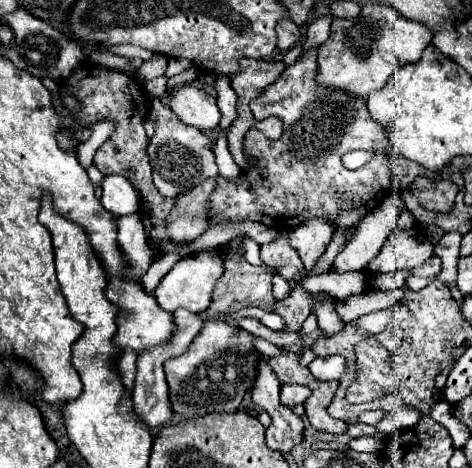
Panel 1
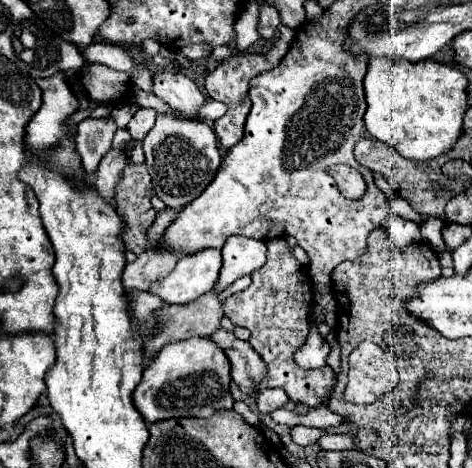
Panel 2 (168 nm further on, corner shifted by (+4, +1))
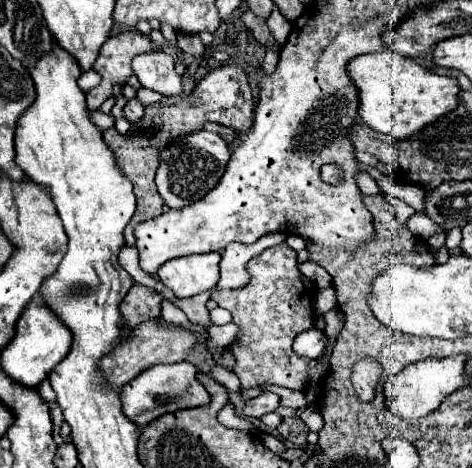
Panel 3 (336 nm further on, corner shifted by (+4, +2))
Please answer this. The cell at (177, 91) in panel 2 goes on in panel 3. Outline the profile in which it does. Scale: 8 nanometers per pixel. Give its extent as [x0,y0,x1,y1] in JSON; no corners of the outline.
[132,50,182,96]

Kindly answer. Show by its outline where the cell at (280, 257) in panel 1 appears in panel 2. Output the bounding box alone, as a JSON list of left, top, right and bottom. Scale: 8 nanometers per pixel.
[224,239,334,407]

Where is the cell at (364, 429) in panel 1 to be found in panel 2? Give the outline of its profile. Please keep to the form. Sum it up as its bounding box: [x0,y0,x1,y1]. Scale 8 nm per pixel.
[290,425,324,445]

